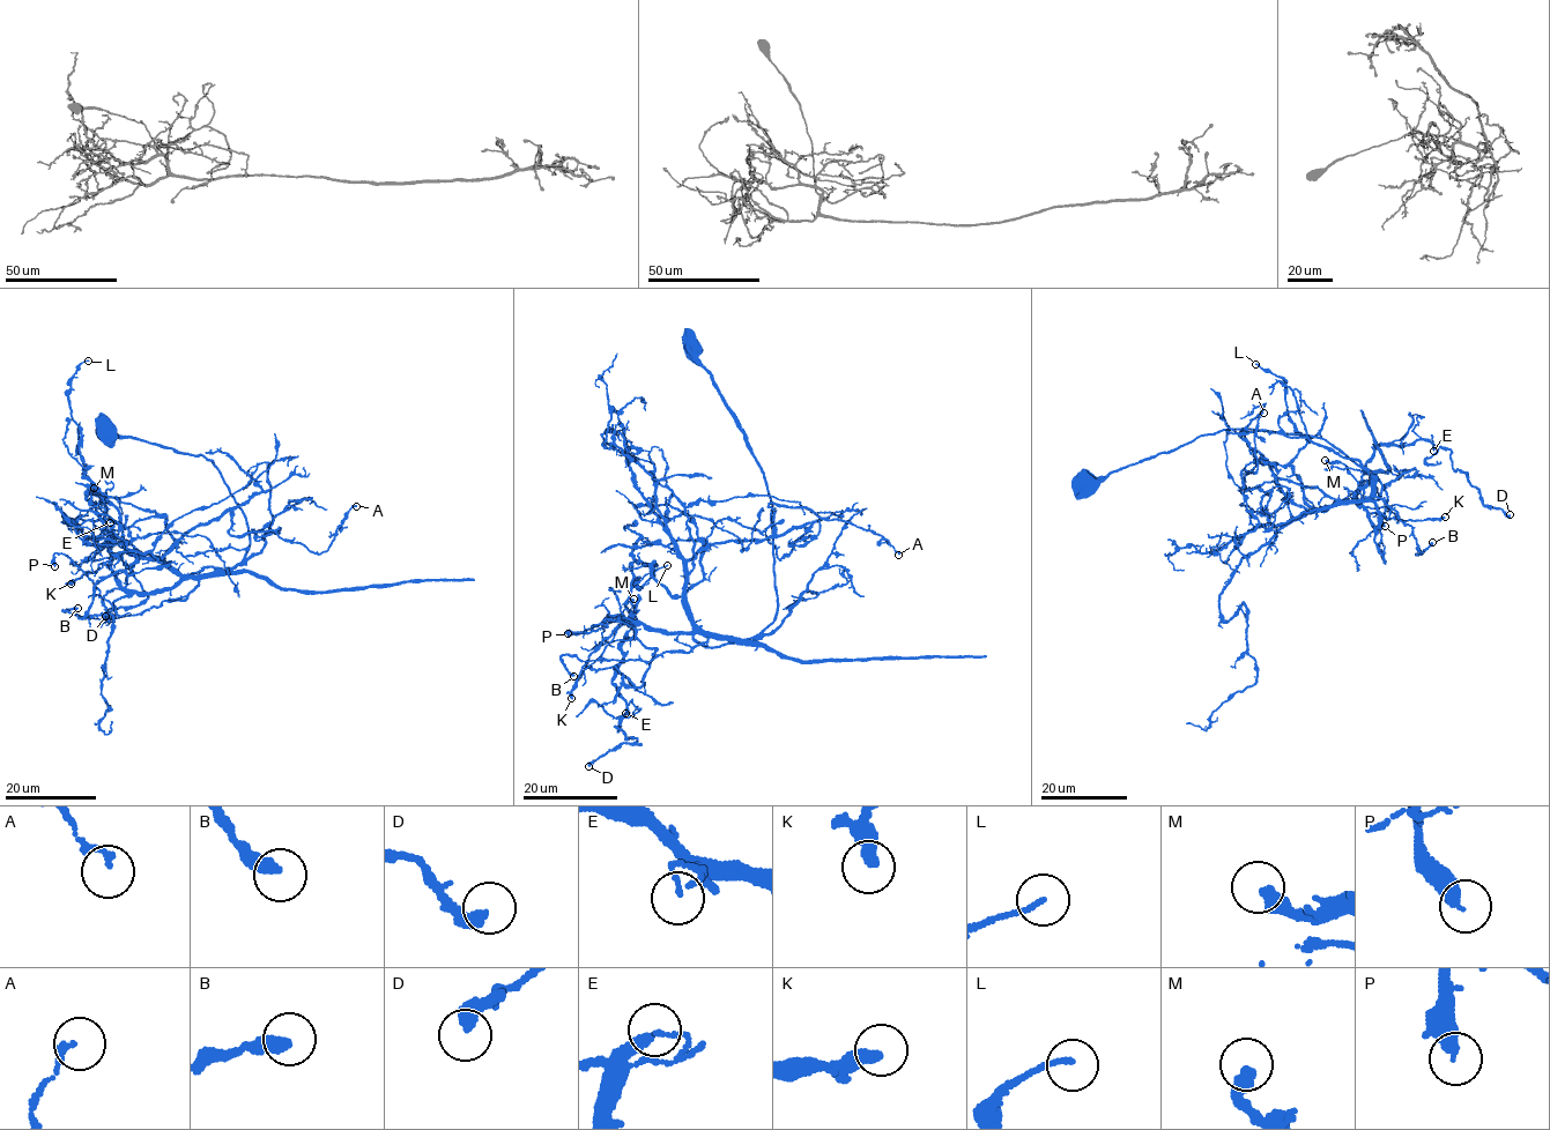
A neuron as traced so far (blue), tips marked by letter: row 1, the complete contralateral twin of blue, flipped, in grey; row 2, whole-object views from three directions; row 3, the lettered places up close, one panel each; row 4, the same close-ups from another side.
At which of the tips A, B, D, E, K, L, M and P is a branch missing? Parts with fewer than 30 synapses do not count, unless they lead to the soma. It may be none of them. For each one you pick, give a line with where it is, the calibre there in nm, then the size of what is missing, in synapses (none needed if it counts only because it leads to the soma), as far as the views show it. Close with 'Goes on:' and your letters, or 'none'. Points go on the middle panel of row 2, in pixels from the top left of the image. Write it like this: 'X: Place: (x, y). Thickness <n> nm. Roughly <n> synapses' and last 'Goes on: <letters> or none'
Goes on: none

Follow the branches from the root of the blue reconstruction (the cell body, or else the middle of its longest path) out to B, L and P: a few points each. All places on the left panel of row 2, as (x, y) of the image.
B: (108, 432), (212, 460), (250, 543), (185, 599), (117, 618), (62, 611), (78, 608)
L: (108, 432), (212, 460), (245, 518), (240, 563), (186, 574), (126, 550), (68, 402), (88, 361)
P: (108, 432), (212, 460), (250, 543), (231, 569), (124, 595), (115, 615), (68, 557), (54, 554), (54, 566)

